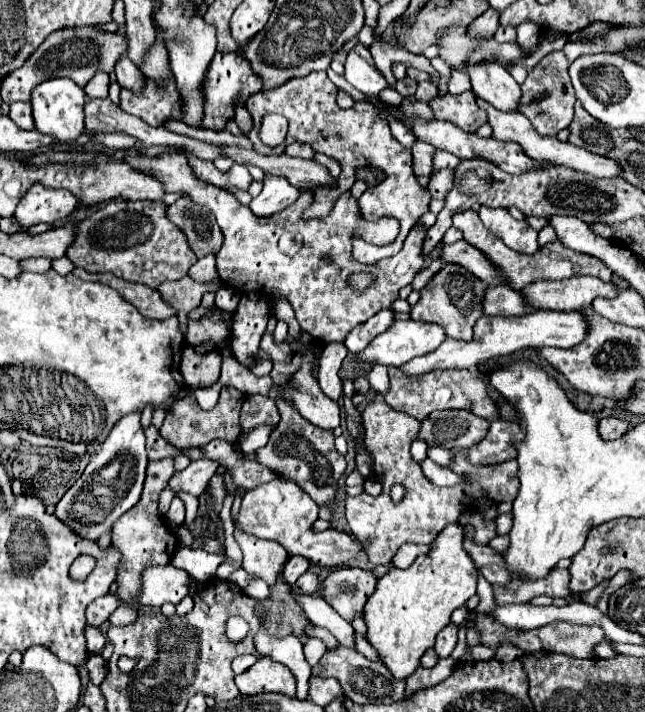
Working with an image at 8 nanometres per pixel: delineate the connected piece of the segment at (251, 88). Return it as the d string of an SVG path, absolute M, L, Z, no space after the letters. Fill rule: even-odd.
M217 53L209 65L209 73L205 79L205 119L203 127L205 129L225 129L225 121L233 117L233 103L235 97L239 95L241 101L245 103L249 95L261 91L261 81L259 77L251 71L247 59L241 53Z

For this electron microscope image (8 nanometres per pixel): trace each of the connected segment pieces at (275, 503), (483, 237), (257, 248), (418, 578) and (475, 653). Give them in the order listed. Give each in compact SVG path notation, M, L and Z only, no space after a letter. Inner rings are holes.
M273 479L265 485L255 487L245 493L243 503L241 503L241 511L237 515L237 523L245 533L251 533L261 539L279 541L287 549L289 555L301 555L317 567L335 569L335 567L341 567L341 565L357 559L359 553L365 551L361 541L351 539L343 531L327 529L321 533L313 533L311 523L315 521L315 511L319 511L319 507L295 483ZM301 501L305 501L305 503L301 503Z
M469 209L469 211L461 211L457 215L453 215L453 227L457 227L459 231L463 231L463 237L467 243L475 245L477 249L481 249L503 273L505 273L505 281L507 285L511 285L513 289L523 289L527 287L529 283L533 281L539 281L539 279L565 279L565 277L571 277L571 275L593 275L593 277L599 277L603 281L611 281L611 275L613 271L603 263L599 261L597 257L591 257L587 253L579 253L579 251L573 251L569 247L565 247L559 239L555 239L553 243L541 247L537 253L533 255L521 255L521 253L513 253L513 249L509 249L497 235L489 233L483 225L481 225L481 219L479 219L479 213Z
M129 151L125 161L131 163L135 169L151 173L159 181L163 181L167 193L181 193L181 197L189 197L193 203L207 207L215 215L225 235L225 243L217 253L217 271L223 283L235 287L241 293L255 291L287 297L295 309L295 317L301 329L311 333L319 341L343 343L351 329L365 323L377 311L389 309L399 297L399 289L409 285L425 265L425 253L421 253L421 243L425 241L427 227L423 227L421 223L417 223L409 231L403 249L395 257L381 259L375 265L357 263L351 255L353 237L368 237L368 244L385 245L395 240L400 226L394 217L383 217L374 222L365 221L365 217L359 213L357 199L349 191L345 191L335 201L331 213L321 219L301 217L305 209L313 203L311 191L301 193L301 197L293 205L289 205L281 213L275 213L273 217L257 217L229 191L197 181L197 177L193 177L193 169L189 169L189 161L185 155L169 153L149 159L137 155L135 151ZM325 255L333 257L331 265L323 263ZM355 271L367 271L379 277L369 289L353 291L347 285L347 277Z
M447 525L433 539L429 553L419 555L407 569L393 569L383 575L365 605L365 623L369 627L367 639L397 679L407 679L417 669L425 649L433 647L437 633L449 625L451 613L477 591L479 569L463 543L463 525Z
M477 645L472 648L472 657L474 661L487 661L493 659L495 651L484 645Z

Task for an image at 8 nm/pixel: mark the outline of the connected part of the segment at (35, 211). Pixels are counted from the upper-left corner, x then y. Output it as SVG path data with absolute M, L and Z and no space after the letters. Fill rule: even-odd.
M33 185L25 197L21 197L15 209L15 221L21 227L31 227L35 223L55 223L65 219L77 209L77 197L67 189L45 189L43 185Z

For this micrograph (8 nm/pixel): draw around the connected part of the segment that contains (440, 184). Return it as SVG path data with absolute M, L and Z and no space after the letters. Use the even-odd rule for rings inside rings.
M439 169L431 175L429 193L433 199L443 199L451 187L453 187L453 171L451 169Z

